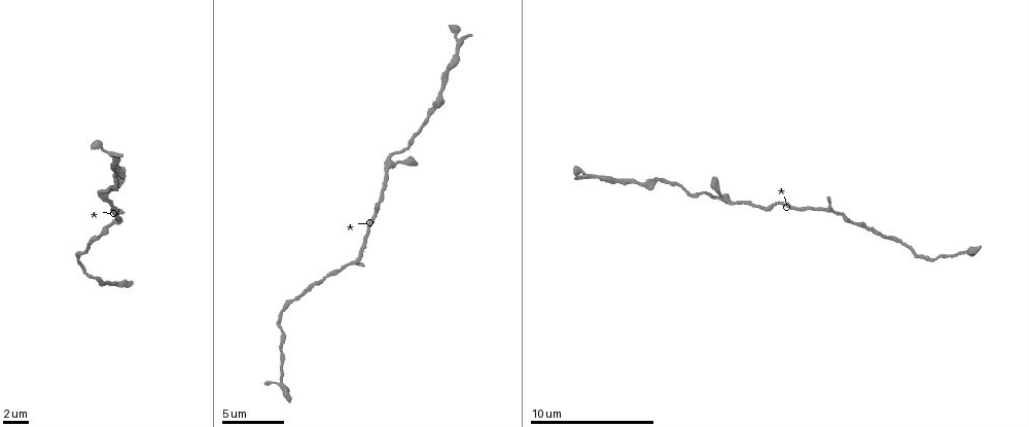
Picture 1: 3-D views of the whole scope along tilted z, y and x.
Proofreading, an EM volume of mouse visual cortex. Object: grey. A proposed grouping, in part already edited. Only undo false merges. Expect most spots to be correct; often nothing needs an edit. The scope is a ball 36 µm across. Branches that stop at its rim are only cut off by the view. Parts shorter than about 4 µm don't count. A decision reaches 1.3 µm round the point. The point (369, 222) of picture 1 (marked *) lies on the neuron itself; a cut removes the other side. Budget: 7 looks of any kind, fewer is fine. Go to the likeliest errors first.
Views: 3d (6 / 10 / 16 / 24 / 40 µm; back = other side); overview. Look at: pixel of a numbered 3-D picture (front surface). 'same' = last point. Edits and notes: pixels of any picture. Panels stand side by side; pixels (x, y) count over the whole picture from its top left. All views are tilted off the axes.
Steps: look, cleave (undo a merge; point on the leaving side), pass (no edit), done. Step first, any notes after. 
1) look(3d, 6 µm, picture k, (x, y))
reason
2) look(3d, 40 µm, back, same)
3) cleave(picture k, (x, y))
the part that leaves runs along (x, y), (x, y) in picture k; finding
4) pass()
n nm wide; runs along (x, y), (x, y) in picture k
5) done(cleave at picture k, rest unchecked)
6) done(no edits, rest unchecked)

look(3d, 16 µm, picture 1, (402, 150))
sudden change in width

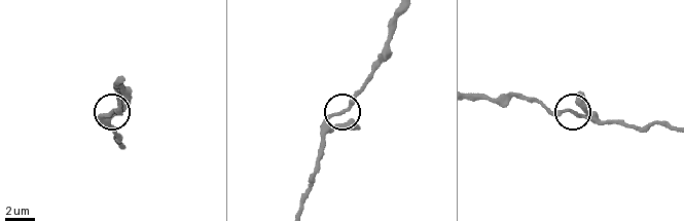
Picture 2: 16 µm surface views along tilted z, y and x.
pass()
runs along (664, 126), (602, 125), (571, 111), (552, 112), (539, 103) in picture 2; continuous, no second neuron

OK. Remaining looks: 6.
look(3d, 16 µm, picture 1, (324, 276))

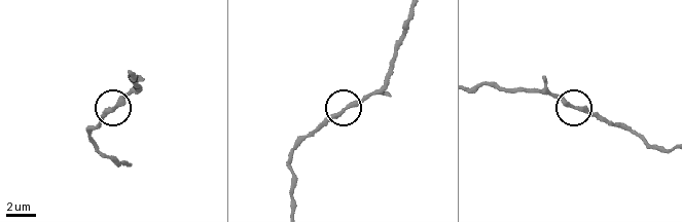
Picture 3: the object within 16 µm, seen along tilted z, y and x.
pass()
280 nm wide; runs along (496, 88), (528, 87), (548, 93), (606, 118) in picture 3; one neuron here

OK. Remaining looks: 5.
look(3d, 10 µm, picture 1, (443, 91))
thin neck

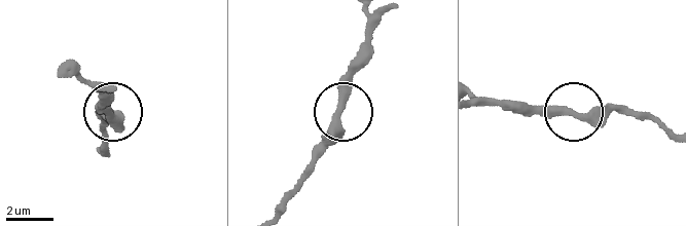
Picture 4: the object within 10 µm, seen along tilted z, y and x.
look(3d, 10 µm, back, picture 4, (574, 111))

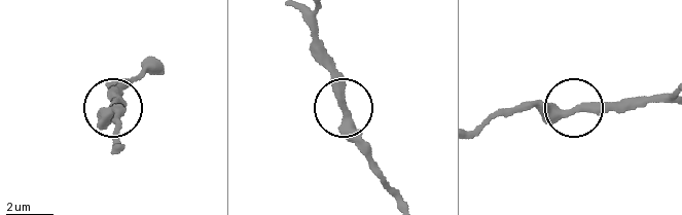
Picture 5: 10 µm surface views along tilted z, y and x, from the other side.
pass()
runs along (479, 128), (527, 110), (634, 110) in picture 5; all the same neuron

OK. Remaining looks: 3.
done(no edits, rest unchecked)

